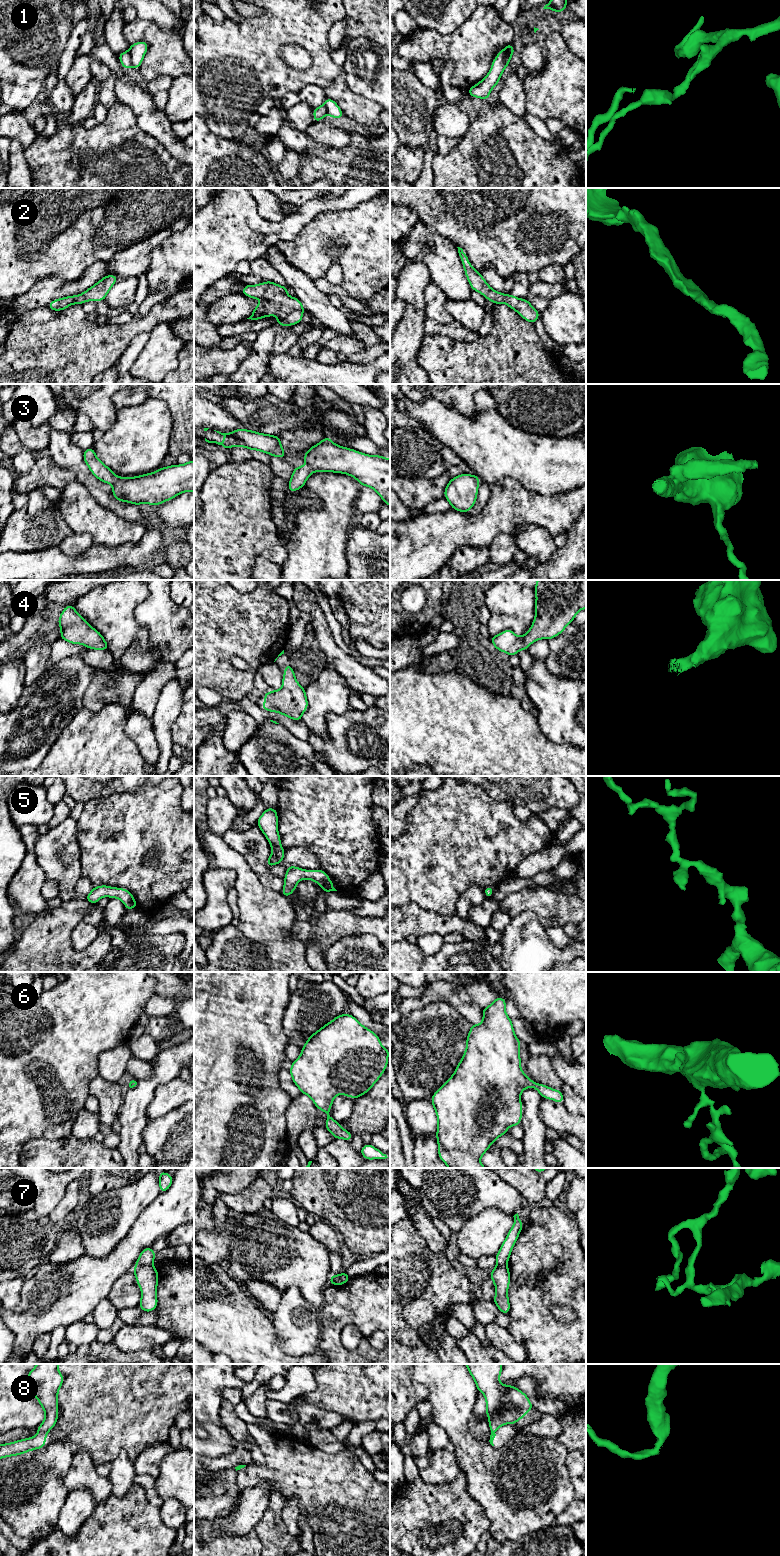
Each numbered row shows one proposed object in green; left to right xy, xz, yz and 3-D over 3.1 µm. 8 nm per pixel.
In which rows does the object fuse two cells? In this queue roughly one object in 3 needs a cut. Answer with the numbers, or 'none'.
1, 3, 7, 8

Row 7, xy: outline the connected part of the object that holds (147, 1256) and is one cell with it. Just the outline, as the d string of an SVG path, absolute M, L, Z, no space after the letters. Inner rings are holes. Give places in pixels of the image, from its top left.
M152 1247L144 1248L136 1261L136 1265L153 1264L156 1254L157 1253L152 1250Z

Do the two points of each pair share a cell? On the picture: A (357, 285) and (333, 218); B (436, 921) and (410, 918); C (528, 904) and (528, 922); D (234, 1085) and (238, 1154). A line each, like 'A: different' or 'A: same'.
A: same
B: same
C: different
D: same

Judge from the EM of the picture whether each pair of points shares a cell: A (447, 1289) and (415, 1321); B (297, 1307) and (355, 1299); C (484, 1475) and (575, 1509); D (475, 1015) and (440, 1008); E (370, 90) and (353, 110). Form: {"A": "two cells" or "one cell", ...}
{"A": "two cells", "B": "two cells", "C": "two cells", "D": "two cells", "E": "two cells"}

